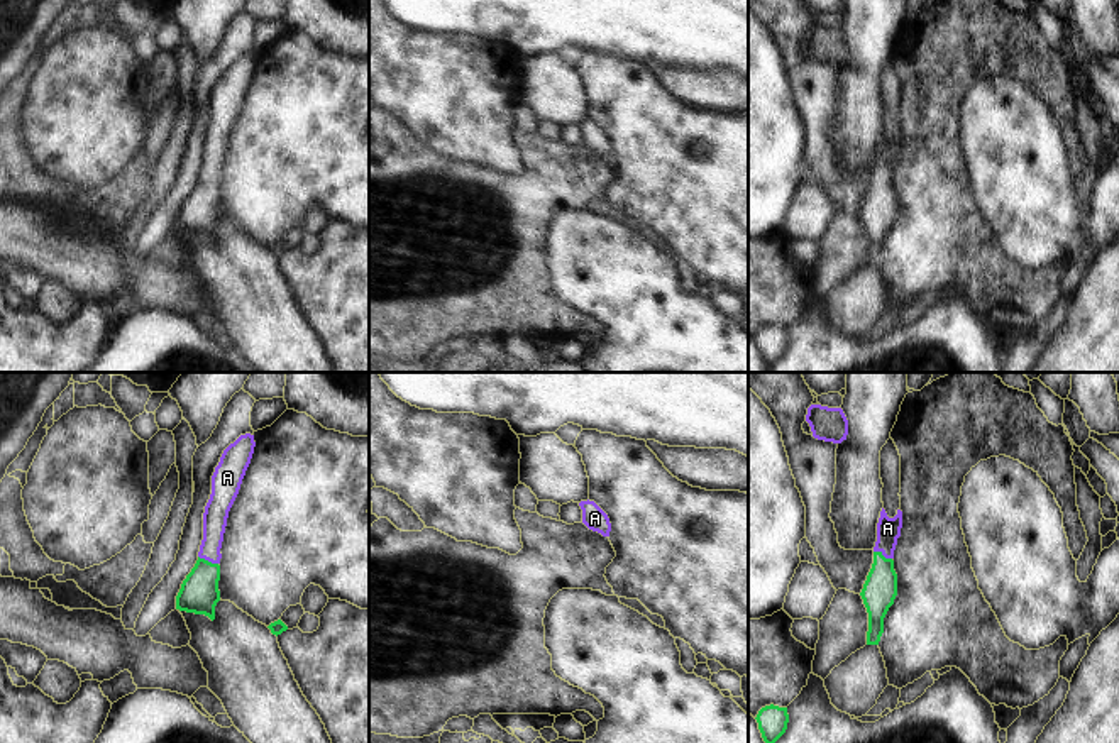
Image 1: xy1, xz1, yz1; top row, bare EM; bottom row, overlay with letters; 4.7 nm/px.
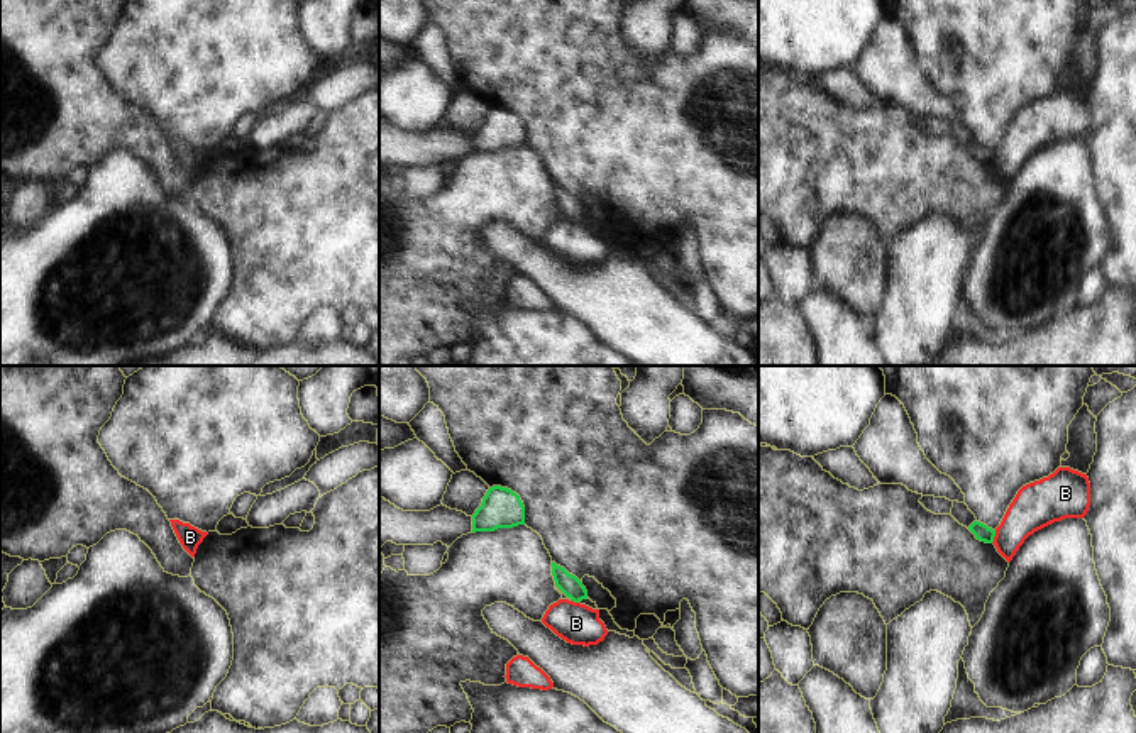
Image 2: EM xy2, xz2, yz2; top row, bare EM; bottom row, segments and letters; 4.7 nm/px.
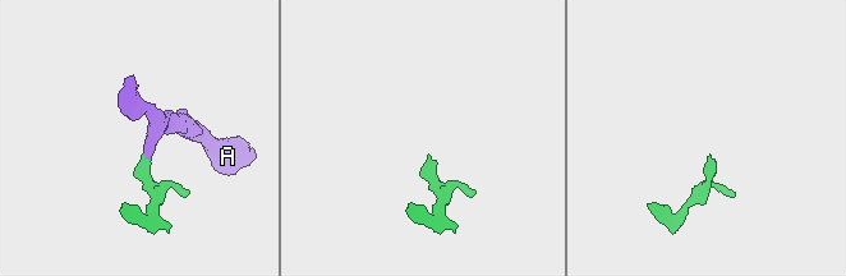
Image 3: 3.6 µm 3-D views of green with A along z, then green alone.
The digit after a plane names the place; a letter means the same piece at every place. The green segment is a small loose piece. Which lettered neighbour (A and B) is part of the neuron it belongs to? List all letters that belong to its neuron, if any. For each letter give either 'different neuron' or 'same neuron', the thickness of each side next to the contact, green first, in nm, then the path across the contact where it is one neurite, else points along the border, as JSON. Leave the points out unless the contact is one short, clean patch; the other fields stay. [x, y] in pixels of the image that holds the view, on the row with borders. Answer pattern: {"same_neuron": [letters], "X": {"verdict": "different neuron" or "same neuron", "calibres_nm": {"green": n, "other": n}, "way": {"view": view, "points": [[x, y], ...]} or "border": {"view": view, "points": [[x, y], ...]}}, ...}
{"same_neuron": ["A"], "A": {"verdict": "same neuron", "calibres_nm": {"green": 180, "other": 120}, "way": {"view": "xy1", "points": [[198, 593], [207, 571], [207, 561], [215, 515]]}}, "B": {"verdict": "different neuron", "calibres_nm": {"green": 80, "other": 220}, "border": {"view": "yz2", "points": [[996, 530], [991, 542]]}}}

